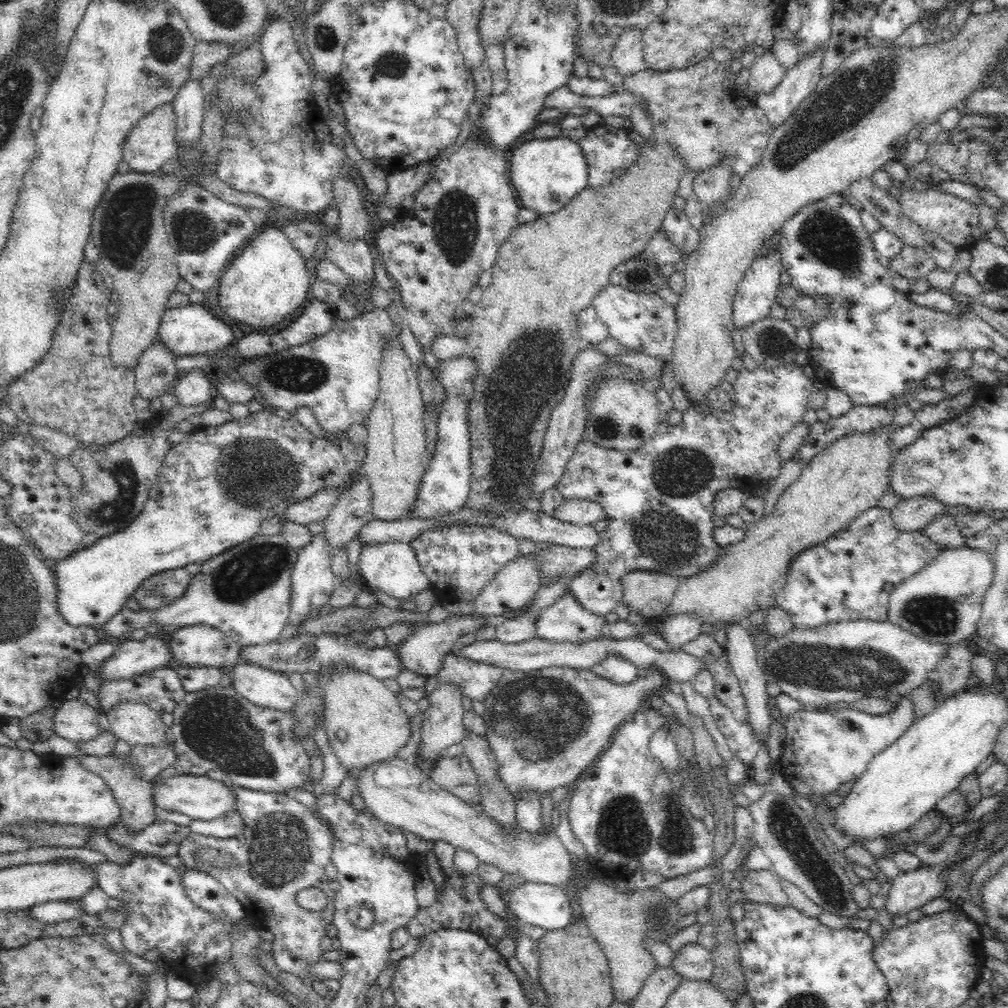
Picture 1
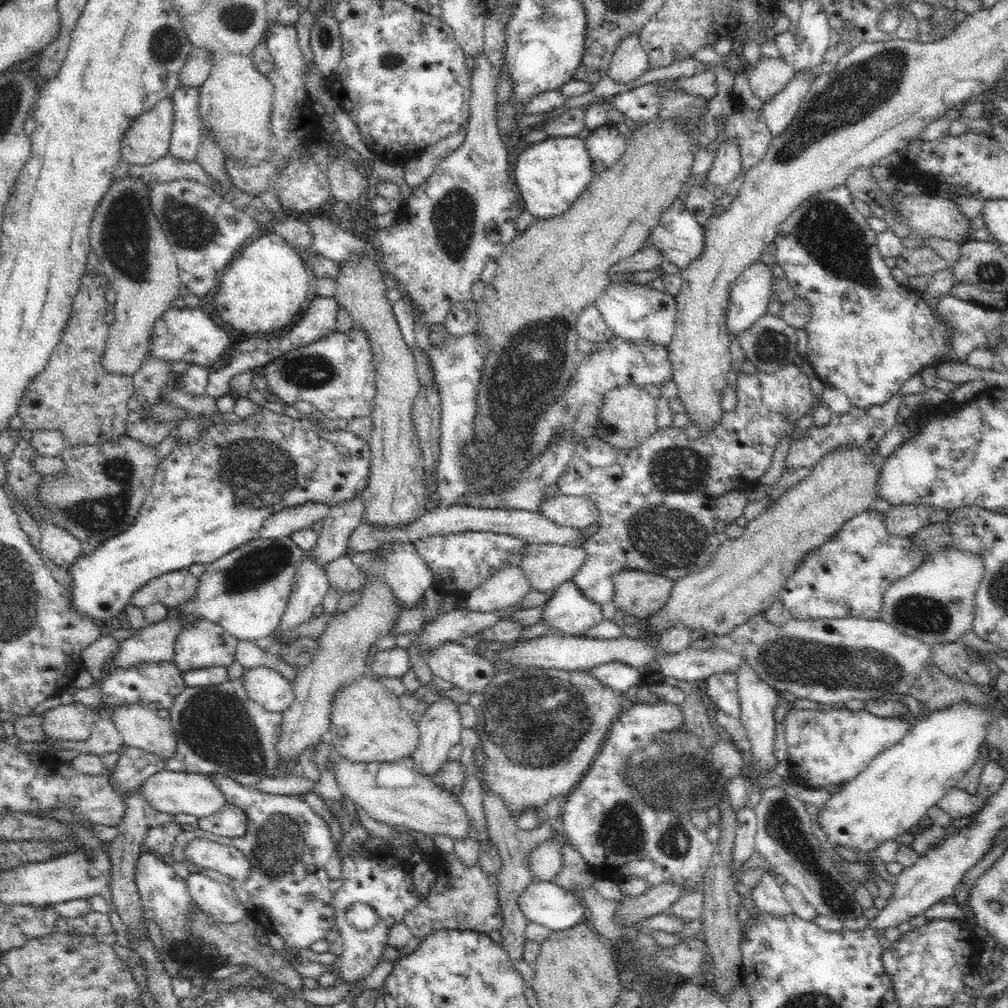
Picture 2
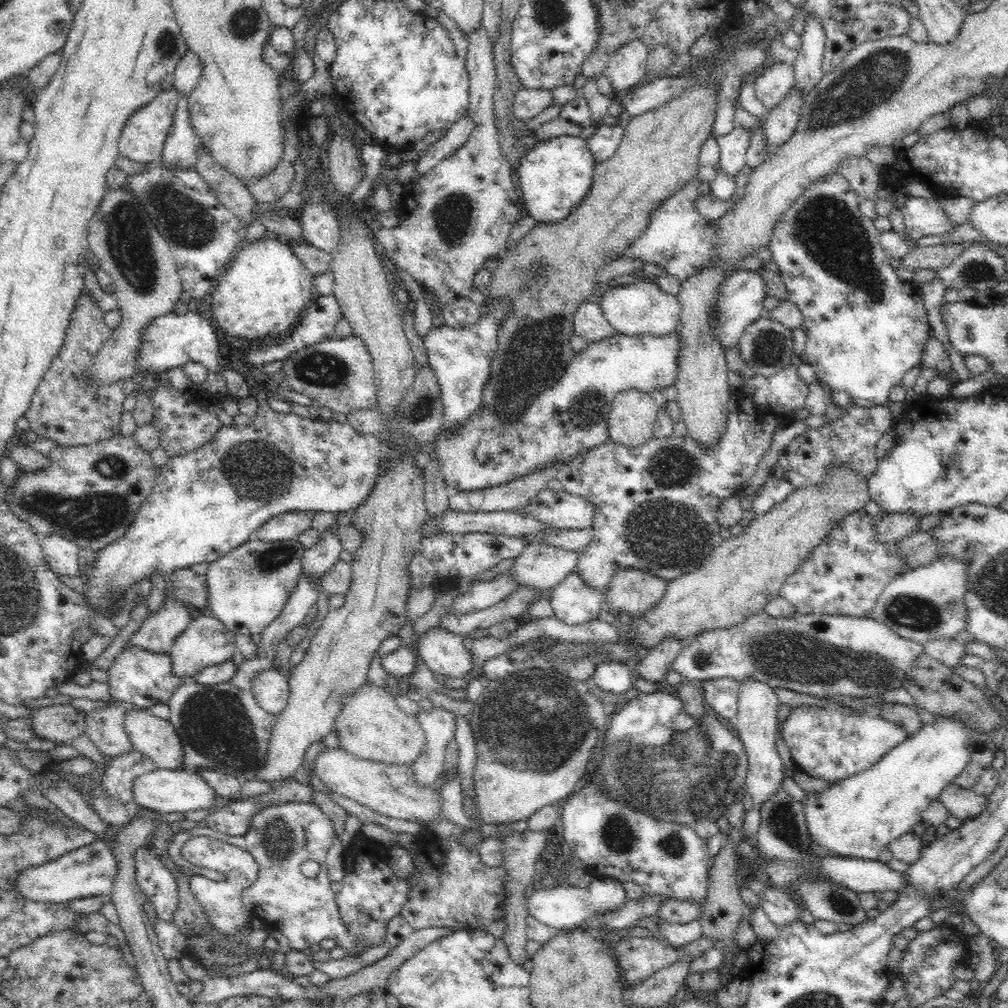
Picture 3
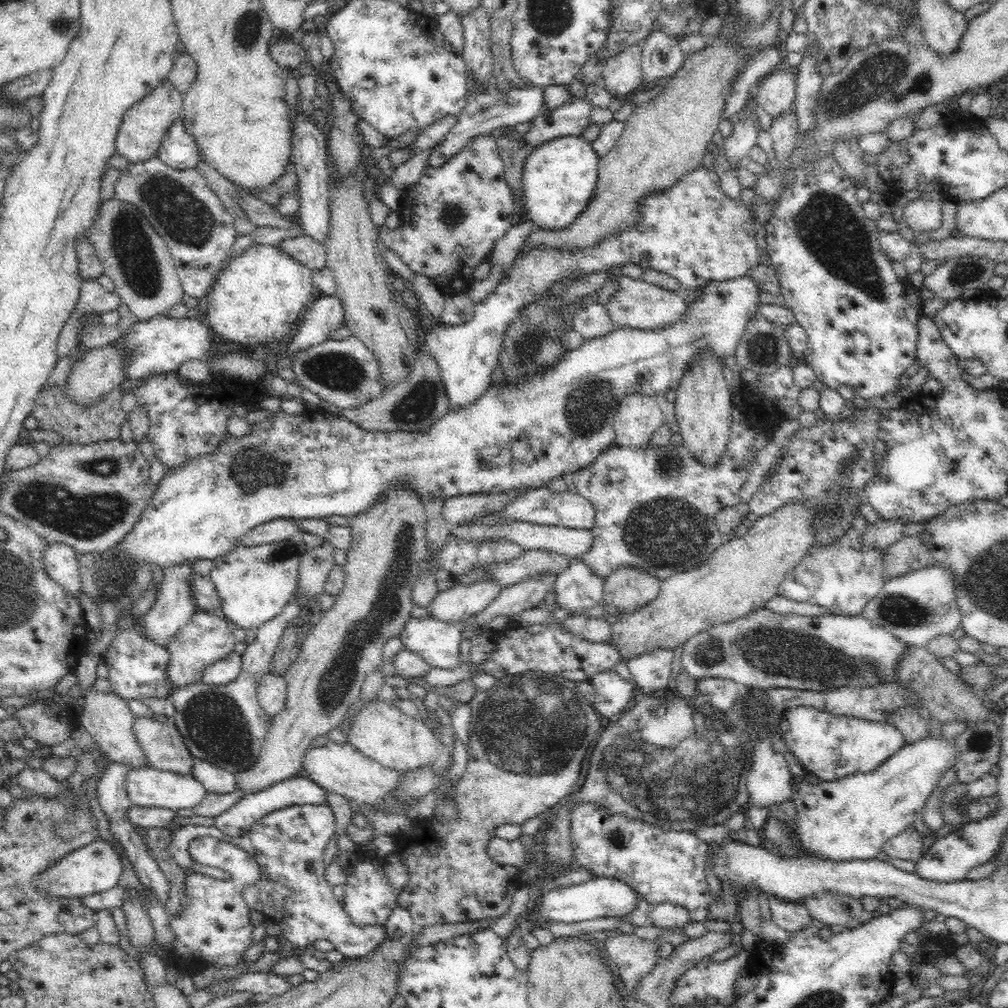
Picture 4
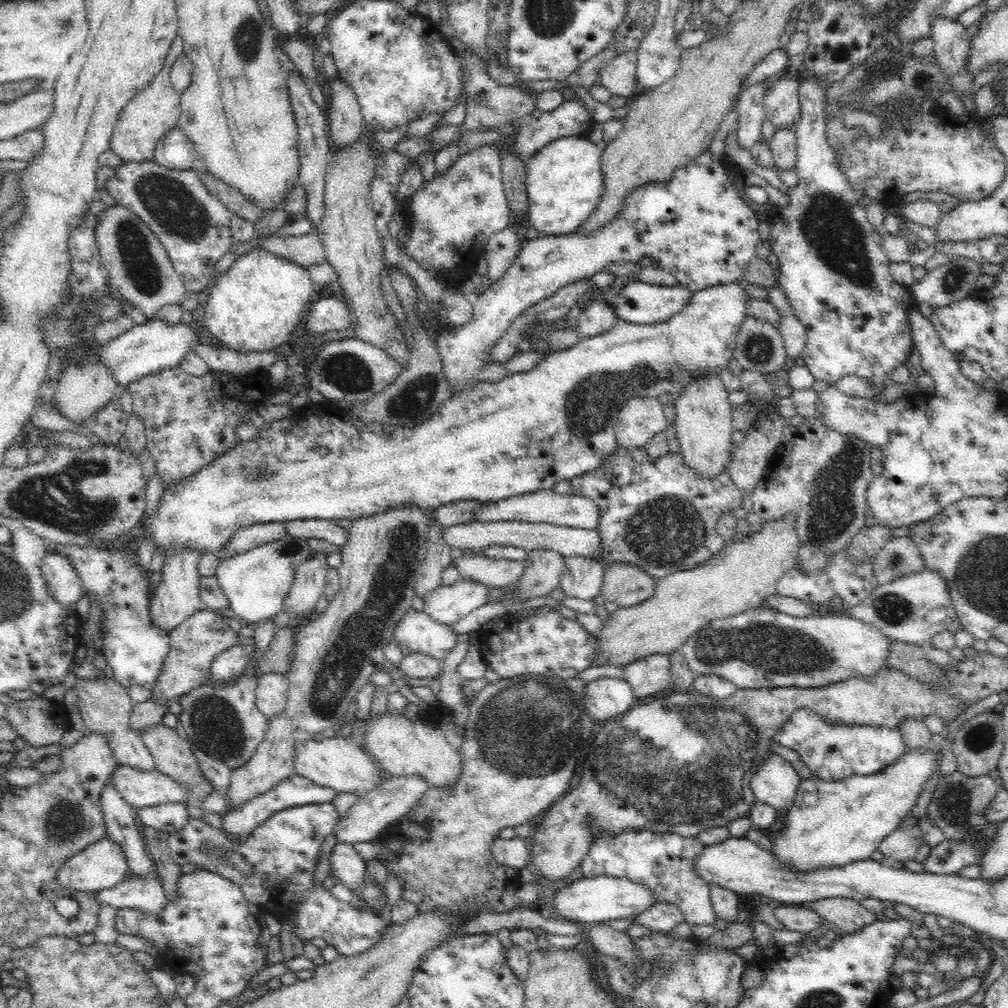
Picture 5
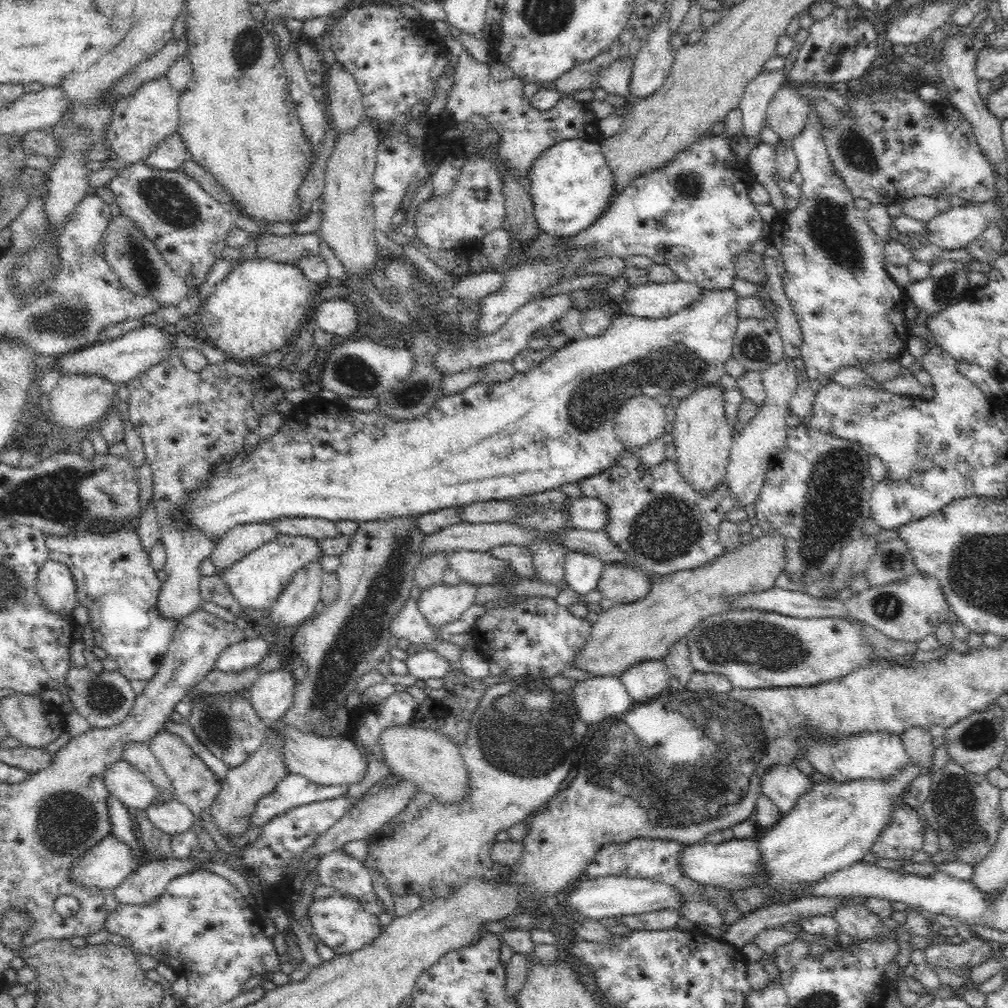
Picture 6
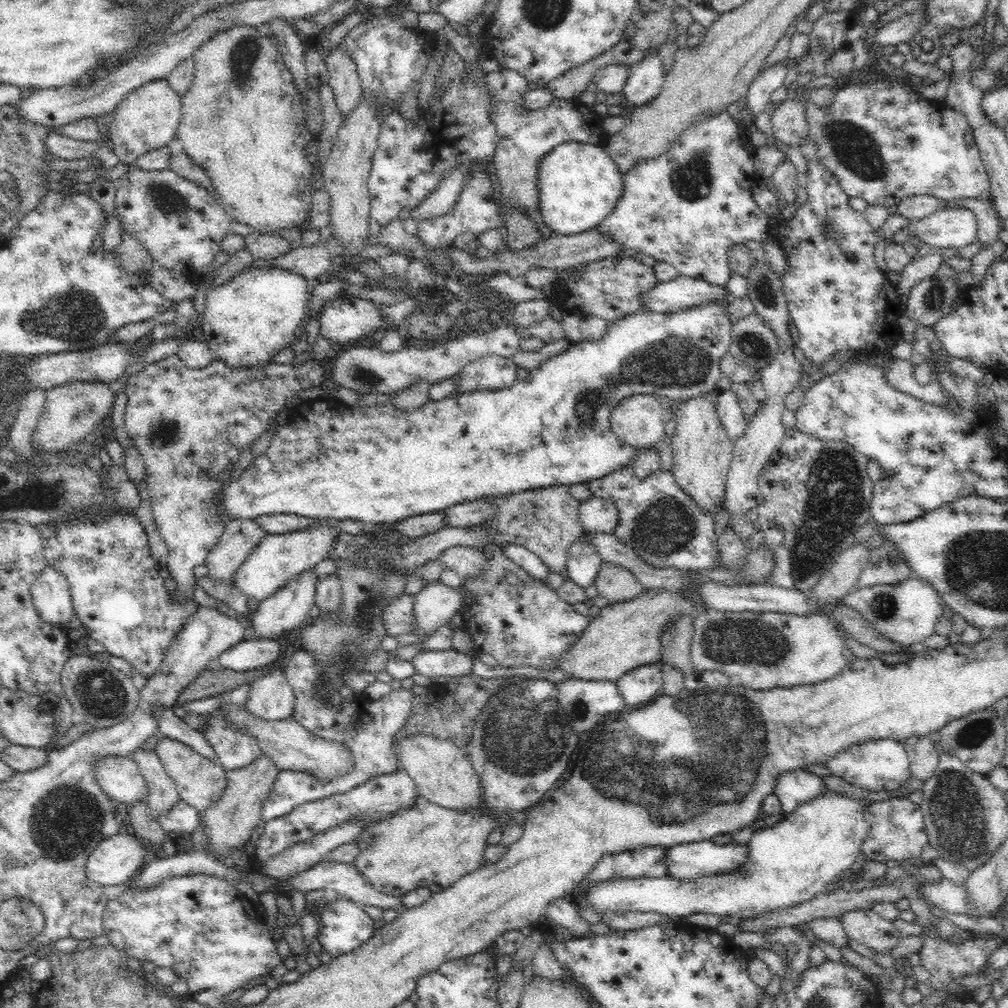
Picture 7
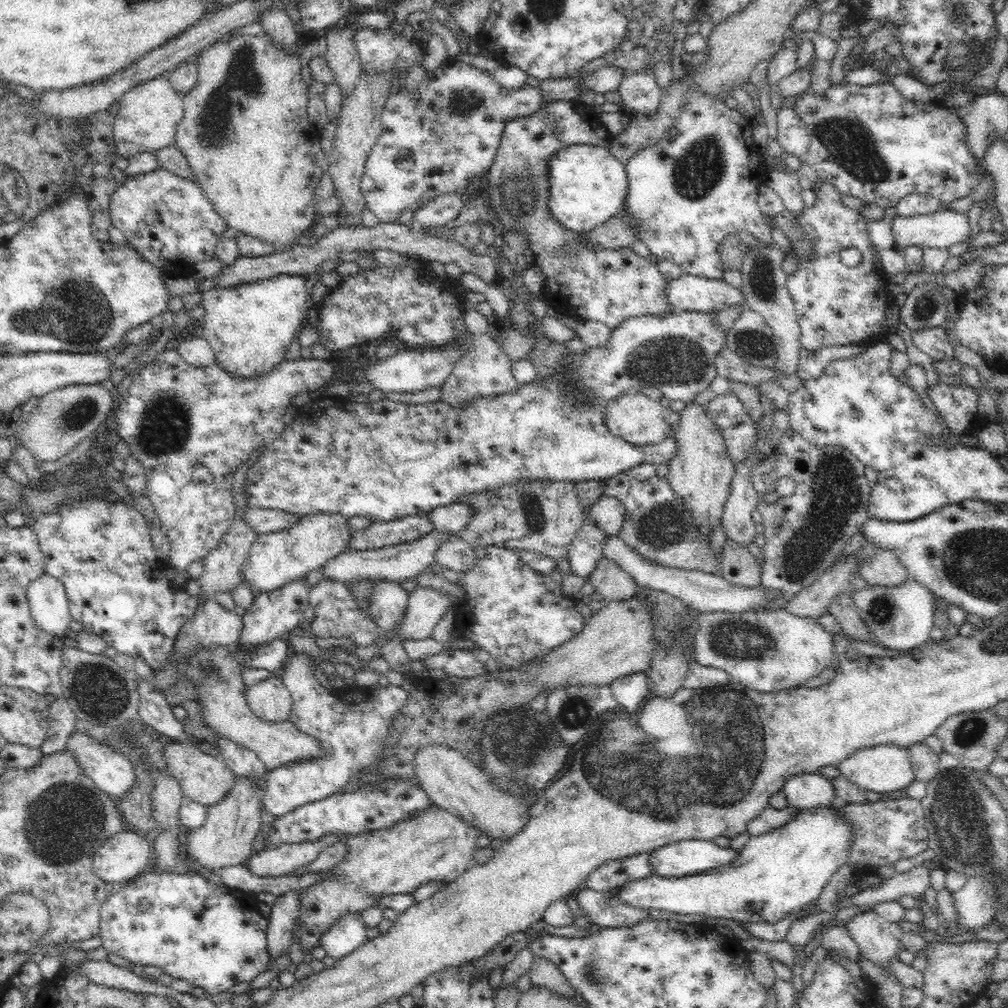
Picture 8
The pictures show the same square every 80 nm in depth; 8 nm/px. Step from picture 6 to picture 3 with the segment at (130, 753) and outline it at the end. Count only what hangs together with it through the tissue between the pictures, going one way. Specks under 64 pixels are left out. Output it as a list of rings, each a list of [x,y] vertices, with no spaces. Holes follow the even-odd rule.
[[[120,701],[114,705],[105,706],[88,714],[86,722],[86,735],[90,741],[107,758],[133,750],[133,745],[124,729],[124,716],[126,709]]]

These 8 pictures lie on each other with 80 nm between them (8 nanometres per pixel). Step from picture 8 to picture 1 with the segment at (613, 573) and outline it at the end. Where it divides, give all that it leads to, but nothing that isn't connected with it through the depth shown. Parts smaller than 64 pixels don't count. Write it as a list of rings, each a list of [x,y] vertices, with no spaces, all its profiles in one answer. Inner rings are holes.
[[[650,570],[630,571],[621,580],[622,604],[646,618],[663,614],[674,598],[681,578]]]

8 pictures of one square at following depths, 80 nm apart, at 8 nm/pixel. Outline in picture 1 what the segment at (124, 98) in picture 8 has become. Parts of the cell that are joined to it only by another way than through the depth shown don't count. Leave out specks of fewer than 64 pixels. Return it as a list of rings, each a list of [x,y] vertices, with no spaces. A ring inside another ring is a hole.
[[[173,103],[161,104],[158,108],[152,110],[146,116],[143,116],[136,126],[128,133],[128,136],[124,139],[122,150],[123,160],[126,160],[129,164],[129,168],[139,173],[155,173],[159,172],[159,168],[166,164],[167,160],[170,160],[176,155],[177,148],[177,116],[173,109]]]

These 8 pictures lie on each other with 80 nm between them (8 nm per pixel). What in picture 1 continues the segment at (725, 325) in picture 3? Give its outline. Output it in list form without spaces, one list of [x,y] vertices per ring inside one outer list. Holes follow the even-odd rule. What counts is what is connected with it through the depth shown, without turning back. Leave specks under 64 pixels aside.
[[[780,248],[766,255],[761,254],[752,262],[752,265],[744,274],[743,280],[738,284],[734,297],[733,323],[735,326],[742,329],[748,324],[770,317],[772,306],[777,304],[778,287],[782,286],[782,272],[784,272],[784,267],[782,267]]]

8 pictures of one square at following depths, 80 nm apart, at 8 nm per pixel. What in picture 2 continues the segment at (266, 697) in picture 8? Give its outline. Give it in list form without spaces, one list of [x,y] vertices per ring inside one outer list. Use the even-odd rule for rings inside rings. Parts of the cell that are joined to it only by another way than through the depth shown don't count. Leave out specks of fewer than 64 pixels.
[[[267,666],[244,667],[240,679],[246,695],[270,713],[281,714],[294,700],[293,683]]]

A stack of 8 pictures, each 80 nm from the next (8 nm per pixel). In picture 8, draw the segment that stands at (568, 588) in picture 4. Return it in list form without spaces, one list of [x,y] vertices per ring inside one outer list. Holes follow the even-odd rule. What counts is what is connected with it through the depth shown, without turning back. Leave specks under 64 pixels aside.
[[[585,520],[567,552],[572,575],[582,577],[586,582],[589,580],[589,574],[596,568],[595,564],[603,557],[602,544],[606,537],[602,529]]]

